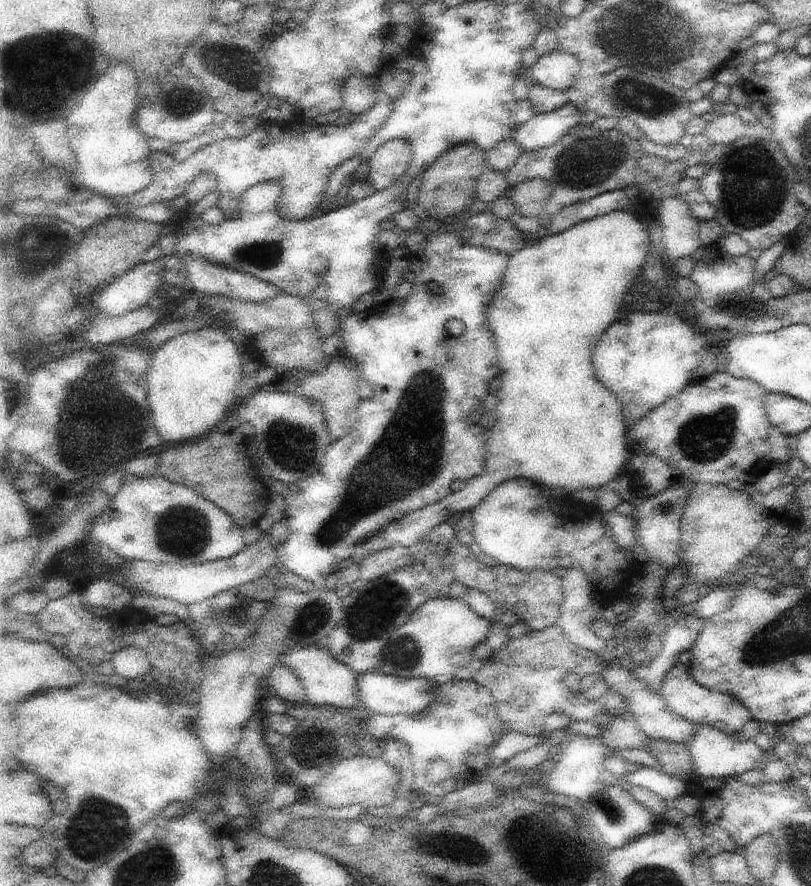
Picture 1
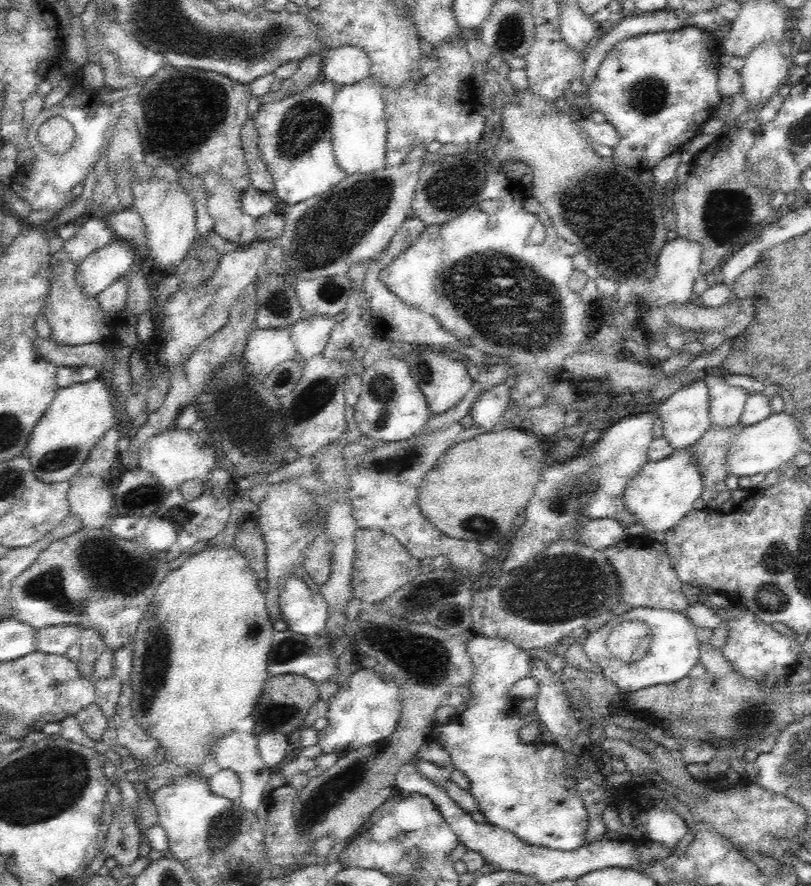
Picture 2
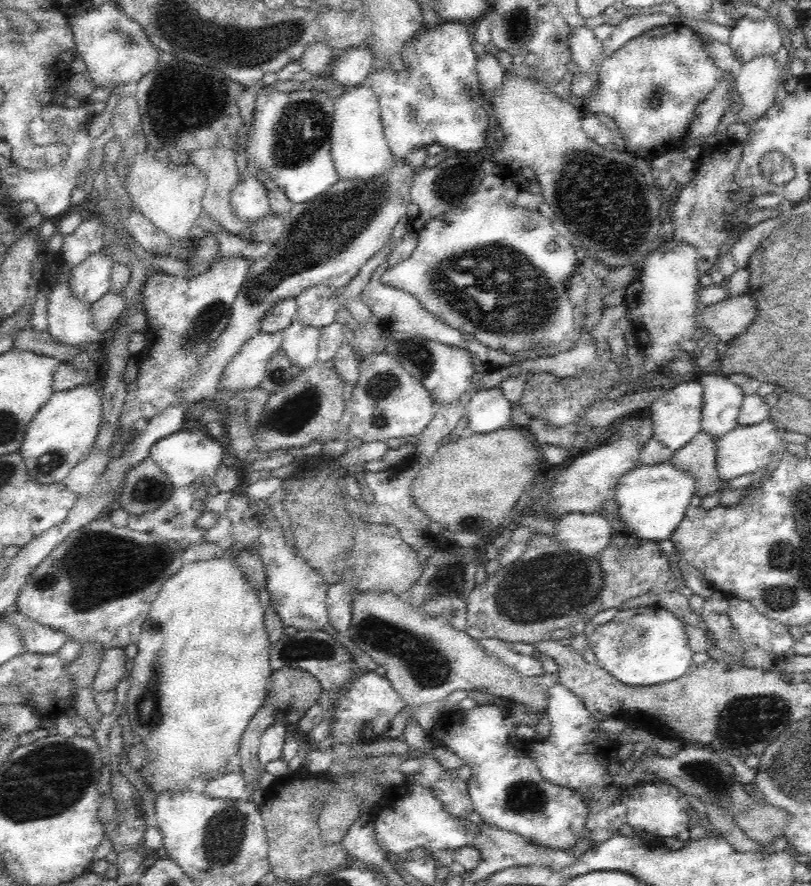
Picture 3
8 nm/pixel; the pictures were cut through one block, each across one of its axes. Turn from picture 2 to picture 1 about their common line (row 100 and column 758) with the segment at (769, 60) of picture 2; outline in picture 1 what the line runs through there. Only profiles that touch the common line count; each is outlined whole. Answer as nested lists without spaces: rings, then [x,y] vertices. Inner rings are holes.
[[[698,725],[695,736],[687,744],[693,760],[693,772],[698,778],[728,778],[741,776],[756,768],[763,768],[766,761],[762,757],[762,749],[753,739],[743,739],[732,733],[724,733],[714,725]]]

